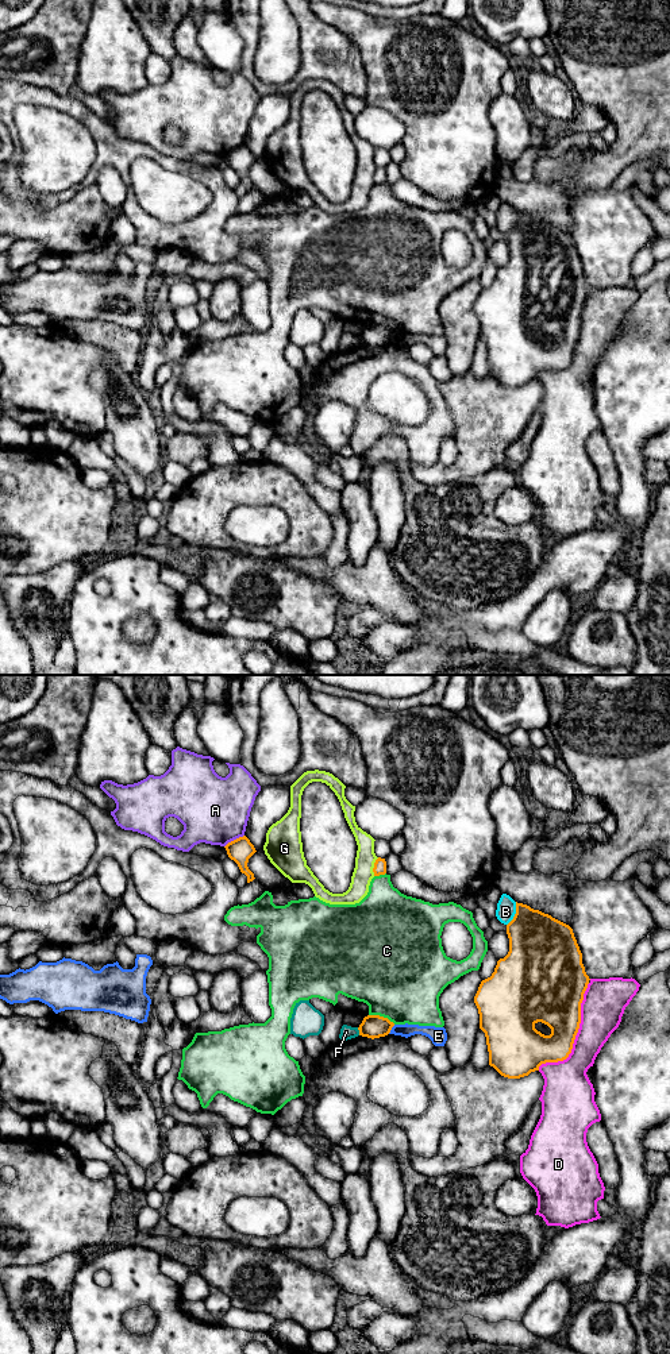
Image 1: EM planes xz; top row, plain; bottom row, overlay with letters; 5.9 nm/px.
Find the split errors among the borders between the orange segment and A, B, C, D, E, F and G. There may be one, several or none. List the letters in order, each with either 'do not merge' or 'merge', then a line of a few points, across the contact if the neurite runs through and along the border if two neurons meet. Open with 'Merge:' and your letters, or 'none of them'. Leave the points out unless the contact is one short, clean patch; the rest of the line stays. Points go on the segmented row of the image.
Merge: none of them
A: do not merge
B: do not merge
C: do not merge
D: do not merge
E: do not merge
F: do not merge | xz (357, 1027), (359, 1034)
G: do not merge

